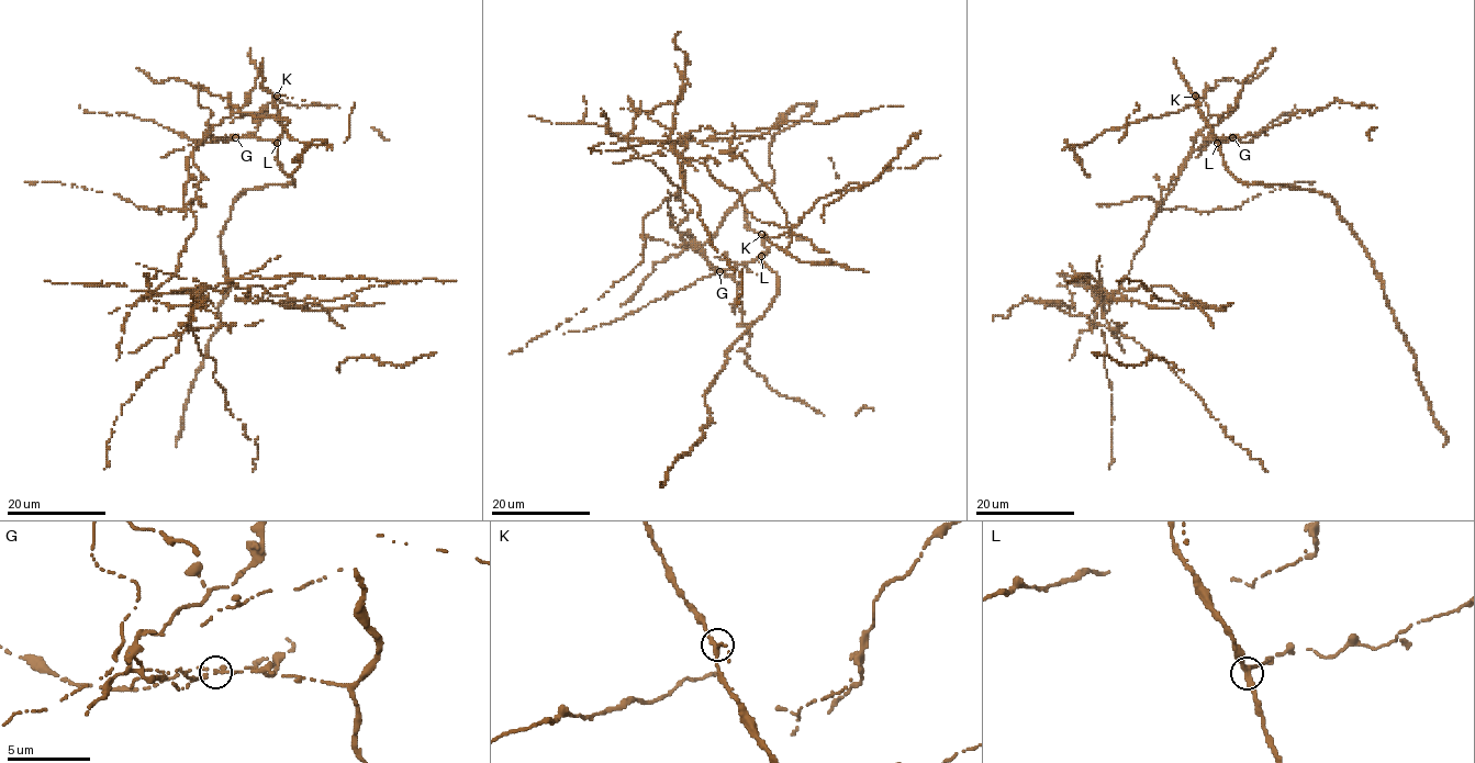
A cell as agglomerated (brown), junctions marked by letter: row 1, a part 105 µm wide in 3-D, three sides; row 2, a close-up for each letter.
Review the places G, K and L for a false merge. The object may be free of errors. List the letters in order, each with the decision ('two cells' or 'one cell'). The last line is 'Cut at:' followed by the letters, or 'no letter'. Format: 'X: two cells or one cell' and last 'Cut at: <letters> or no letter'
G: two cells
K: one cell
L: one cell
Cut at: G

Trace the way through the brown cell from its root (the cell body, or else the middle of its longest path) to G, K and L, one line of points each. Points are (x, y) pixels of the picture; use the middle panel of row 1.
G: (680, 191), (668, 201), (673, 216), (671, 224), (690, 246), (719, 271)
K: (680, 191), (668, 201), (671, 224), (715, 271), (733, 270), (766, 253), (761, 234)
L: (680, 191), (668, 201), (671, 224), (715, 271), (733, 270), (761, 256)

